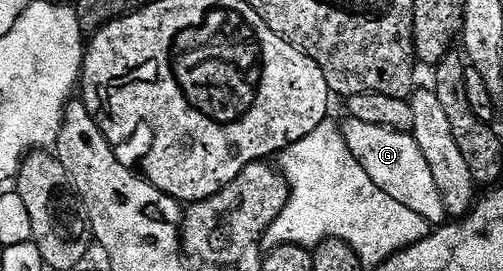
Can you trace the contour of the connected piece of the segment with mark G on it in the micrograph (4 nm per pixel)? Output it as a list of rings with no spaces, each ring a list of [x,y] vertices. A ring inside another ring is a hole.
[[[349,116],[346,122],[340,123],[341,135],[351,148],[351,156],[359,160],[363,172],[375,180],[391,200],[399,200],[427,220],[430,227],[446,225],[447,215],[443,208],[443,196],[439,196],[439,187],[435,185],[435,176],[431,176],[431,168],[427,164],[423,152],[419,152],[419,144],[413,139],[412,133],[393,131],[391,128],[380,127],[379,124],[364,123],[355,116]]]

